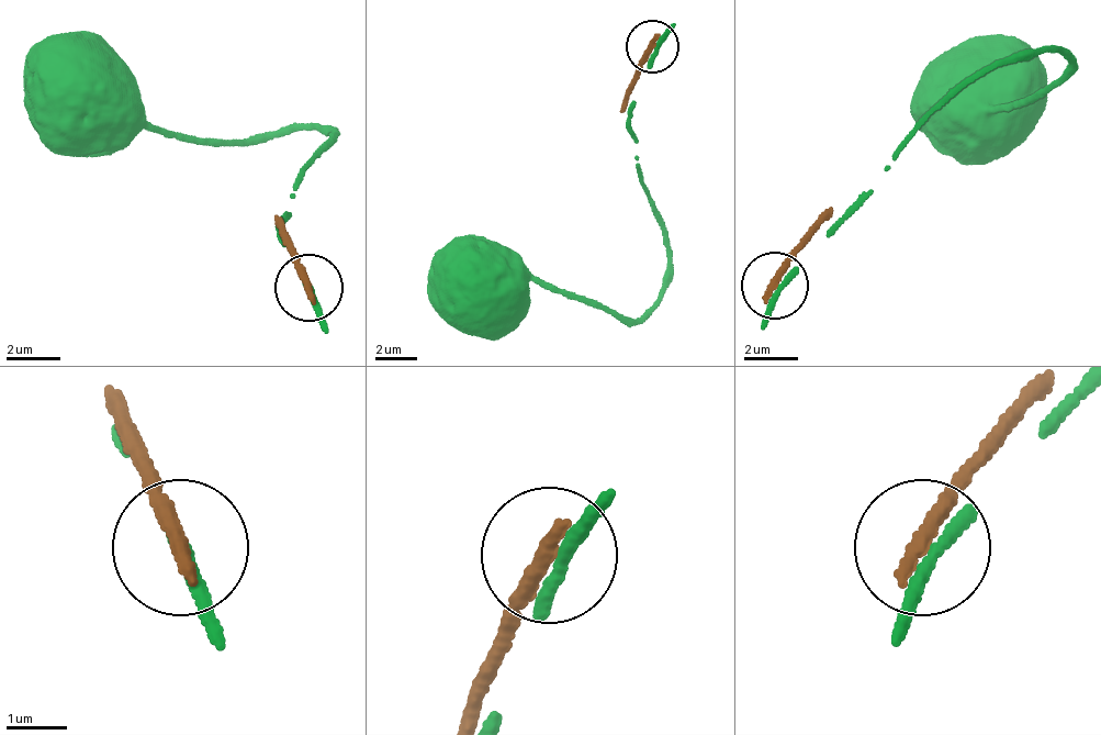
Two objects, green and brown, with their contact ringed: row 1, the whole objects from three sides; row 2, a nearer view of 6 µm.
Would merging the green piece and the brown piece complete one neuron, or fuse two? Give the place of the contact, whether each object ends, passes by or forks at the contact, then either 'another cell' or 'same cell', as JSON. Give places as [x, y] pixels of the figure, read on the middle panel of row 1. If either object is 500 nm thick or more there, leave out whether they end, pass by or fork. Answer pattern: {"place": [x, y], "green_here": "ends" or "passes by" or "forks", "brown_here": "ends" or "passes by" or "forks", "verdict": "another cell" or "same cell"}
{"place": [652, 46], "green_here": "ends", "brown_here": "ends", "verdict": "another cell"}

